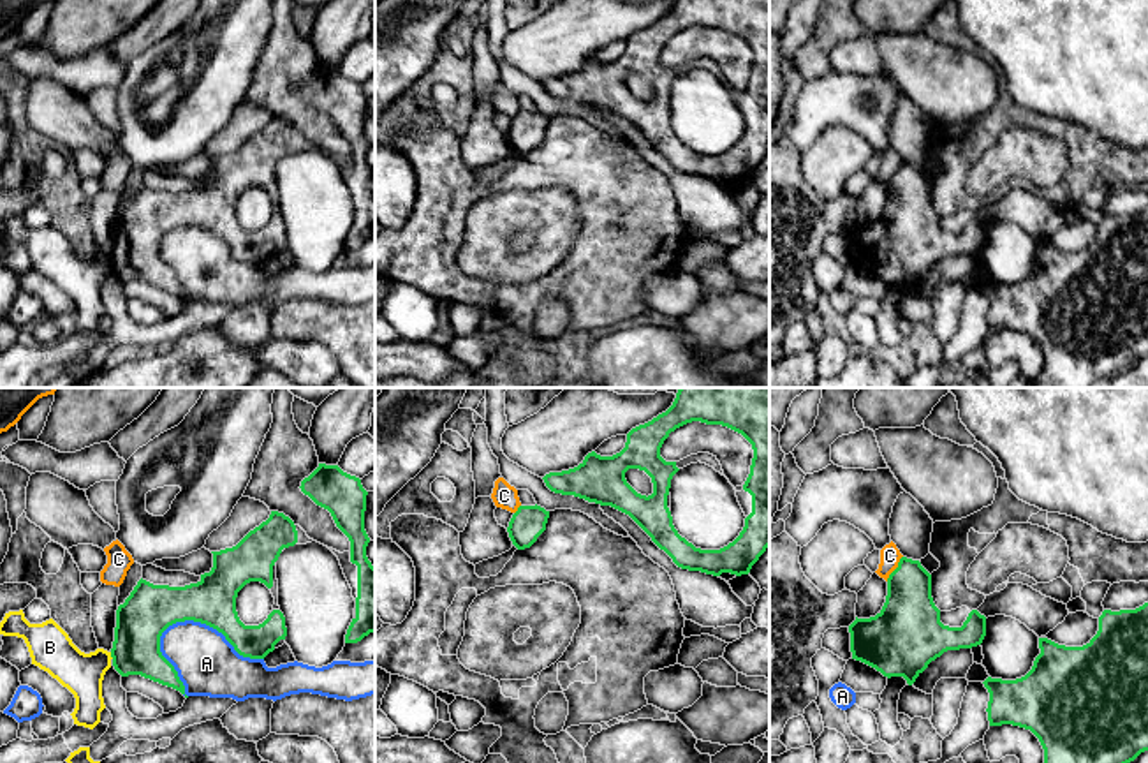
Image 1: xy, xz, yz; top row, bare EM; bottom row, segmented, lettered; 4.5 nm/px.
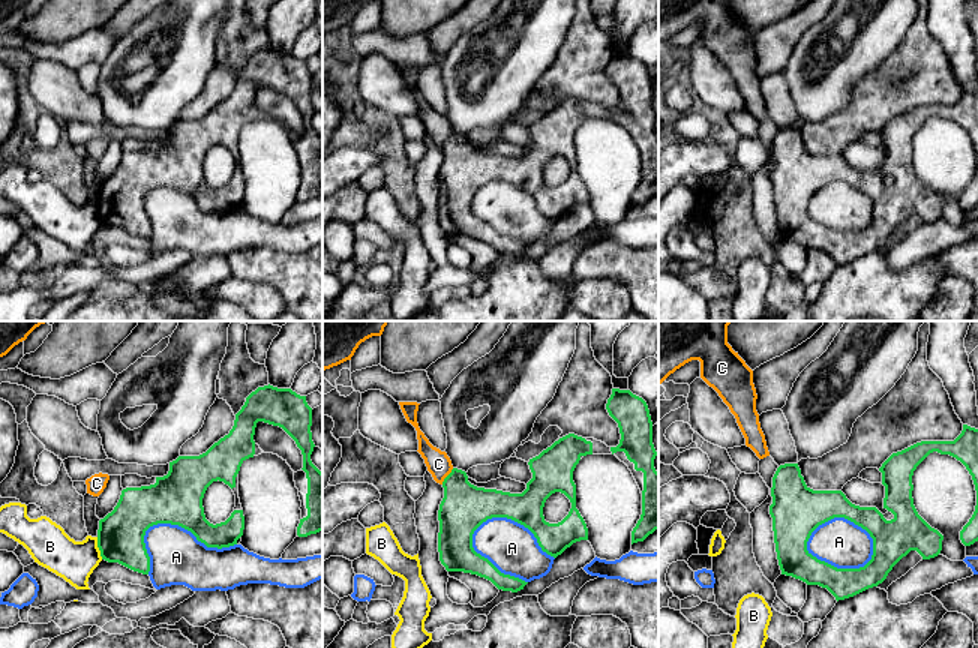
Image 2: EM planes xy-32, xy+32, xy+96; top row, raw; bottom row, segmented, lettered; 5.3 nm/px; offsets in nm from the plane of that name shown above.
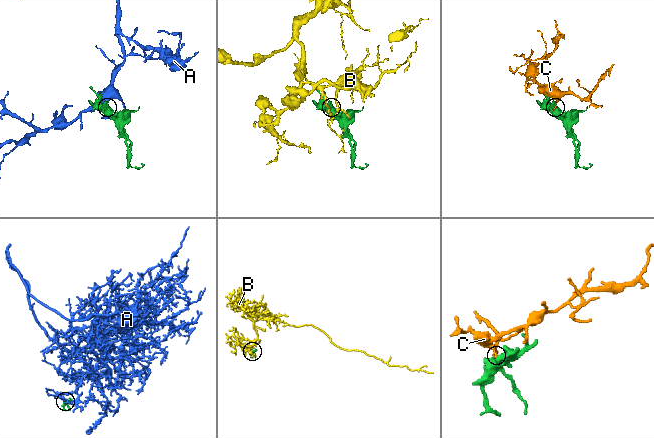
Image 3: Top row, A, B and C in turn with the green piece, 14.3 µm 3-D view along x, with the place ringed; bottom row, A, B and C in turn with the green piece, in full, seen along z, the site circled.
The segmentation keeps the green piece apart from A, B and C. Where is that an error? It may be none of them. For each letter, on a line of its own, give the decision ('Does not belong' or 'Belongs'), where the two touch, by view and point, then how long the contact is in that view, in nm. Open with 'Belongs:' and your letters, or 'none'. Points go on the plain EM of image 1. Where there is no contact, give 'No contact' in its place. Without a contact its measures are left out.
Belongs: none
A: Does not belong. Touches green at xy (212, 231). Shared border 500 nm
B: Does not belong. Touches green at xy (111, 261). Shared border 40 nm
C: Does not belong. Touches green at yz (897, 173). Shared border 140 nm

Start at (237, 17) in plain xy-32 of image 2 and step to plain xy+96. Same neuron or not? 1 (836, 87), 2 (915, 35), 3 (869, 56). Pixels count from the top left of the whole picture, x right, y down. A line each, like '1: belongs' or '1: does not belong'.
1: does not belong
2: belongs
3: does not belong

